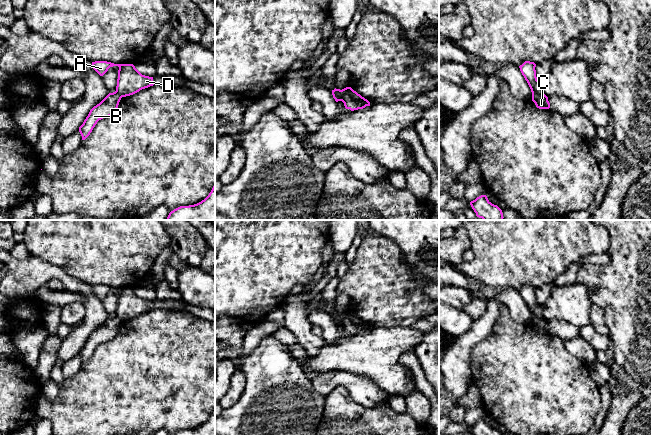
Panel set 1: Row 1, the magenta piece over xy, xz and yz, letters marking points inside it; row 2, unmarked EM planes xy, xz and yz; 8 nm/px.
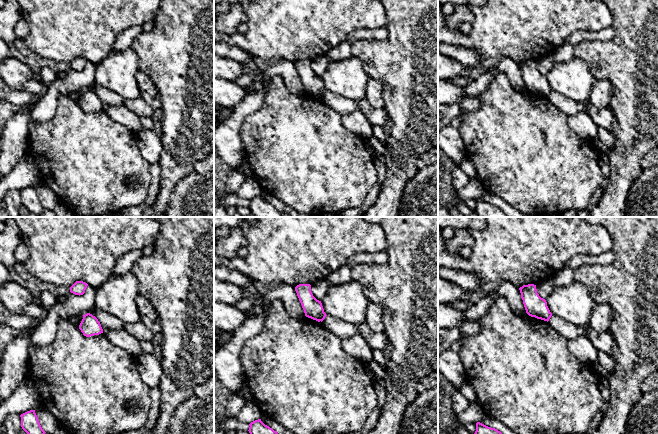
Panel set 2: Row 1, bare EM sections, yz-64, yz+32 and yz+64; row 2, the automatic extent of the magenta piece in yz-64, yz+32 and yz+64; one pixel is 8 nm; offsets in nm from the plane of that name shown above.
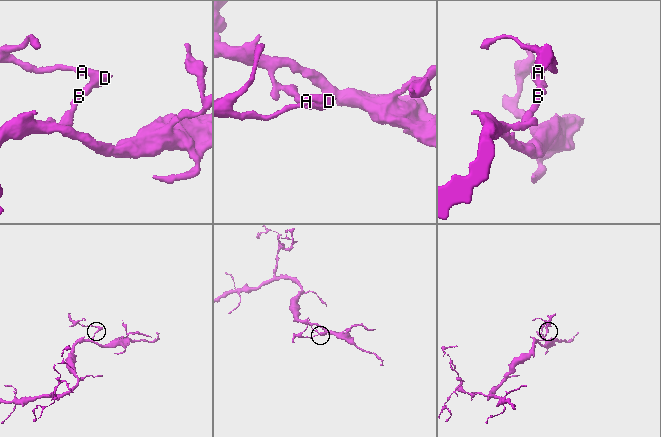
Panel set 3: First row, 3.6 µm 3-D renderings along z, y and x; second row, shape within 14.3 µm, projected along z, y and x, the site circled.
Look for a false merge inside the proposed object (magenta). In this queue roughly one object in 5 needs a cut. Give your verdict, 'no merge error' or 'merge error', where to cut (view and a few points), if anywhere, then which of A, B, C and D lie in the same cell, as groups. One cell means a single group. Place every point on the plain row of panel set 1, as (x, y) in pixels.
merge error; cut yz (544, 318), (532, 319); groups A D / B C

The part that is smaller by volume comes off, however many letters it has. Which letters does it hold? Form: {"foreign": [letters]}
{"foreign": ["A", "D"]}

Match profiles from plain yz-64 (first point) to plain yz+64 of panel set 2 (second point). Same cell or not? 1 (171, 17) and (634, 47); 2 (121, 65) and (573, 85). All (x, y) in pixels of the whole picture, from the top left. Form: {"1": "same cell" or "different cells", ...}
{"1": "same cell", "2": "same cell"}

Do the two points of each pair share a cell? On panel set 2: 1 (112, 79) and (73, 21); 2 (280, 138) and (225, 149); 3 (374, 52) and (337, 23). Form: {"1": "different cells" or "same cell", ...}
{"1": "different cells", "2": "different cells", "3": "different cells"}

